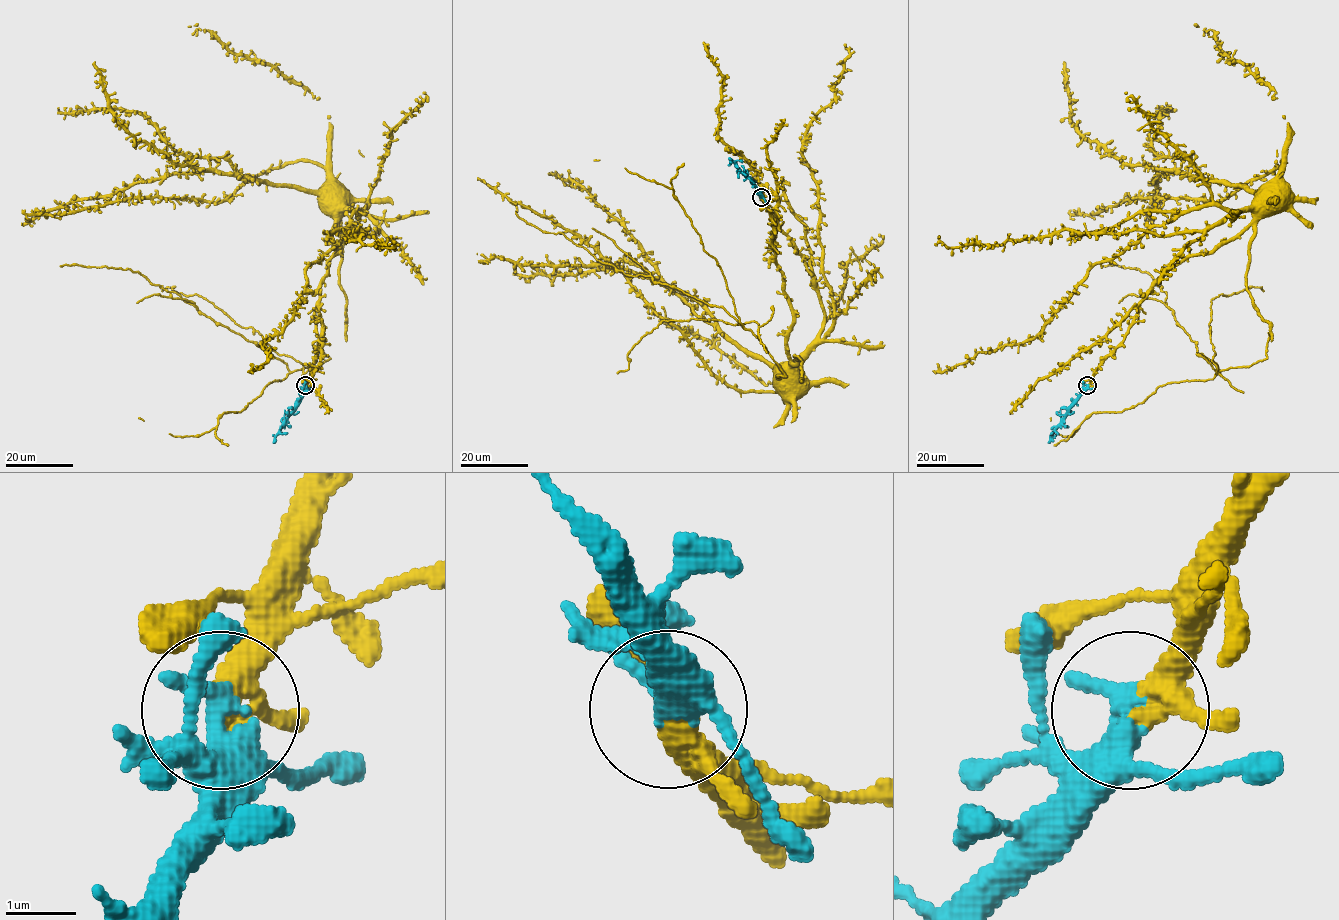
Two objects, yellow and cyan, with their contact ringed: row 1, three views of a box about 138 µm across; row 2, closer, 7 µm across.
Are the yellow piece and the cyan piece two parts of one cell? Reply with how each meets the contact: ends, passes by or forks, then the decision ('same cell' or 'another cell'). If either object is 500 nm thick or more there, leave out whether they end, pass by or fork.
yellow passes by; cyan passes by; same cell

